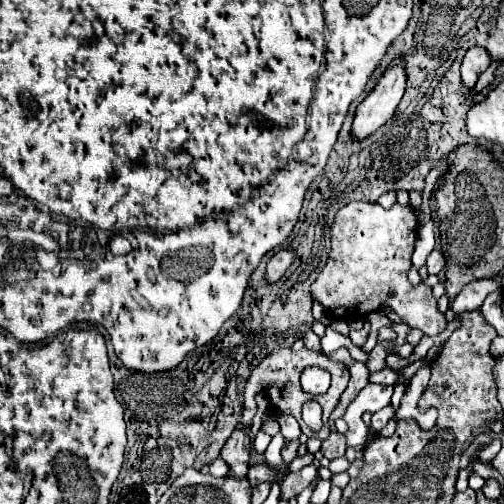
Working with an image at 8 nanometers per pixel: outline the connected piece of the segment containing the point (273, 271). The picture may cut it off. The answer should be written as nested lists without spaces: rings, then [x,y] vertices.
[[[279,250],[267,264],[267,280],[277,282],[285,274],[285,270],[293,264],[293,260],[295,260],[293,250]]]

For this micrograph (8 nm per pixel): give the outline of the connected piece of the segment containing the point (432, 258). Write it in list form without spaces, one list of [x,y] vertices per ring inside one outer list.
[[[433,250],[429,254],[429,258],[427,258],[427,270],[429,270],[429,274],[439,274],[443,268],[445,268],[443,254],[439,250]]]

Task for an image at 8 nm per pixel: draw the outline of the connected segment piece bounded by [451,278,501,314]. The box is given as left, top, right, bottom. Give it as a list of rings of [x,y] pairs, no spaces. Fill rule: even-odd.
[[[483,278],[483,280],[475,280],[469,282],[459,296],[453,300],[451,310],[455,314],[463,314],[463,312],[473,312],[481,308],[481,302],[493,292],[493,290],[501,290],[501,282],[497,278]]]

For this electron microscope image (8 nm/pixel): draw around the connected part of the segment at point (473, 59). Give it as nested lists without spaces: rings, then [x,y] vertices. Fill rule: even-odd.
[[[481,46],[469,48],[467,54],[465,54],[465,58],[463,58],[463,64],[461,64],[463,84],[467,88],[473,88],[475,82],[477,82],[477,78],[479,78],[479,74],[485,72],[489,68],[489,64],[491,64],[491,58],[489,58],[489,54],[487,54],[485,48],[481,48]]]

